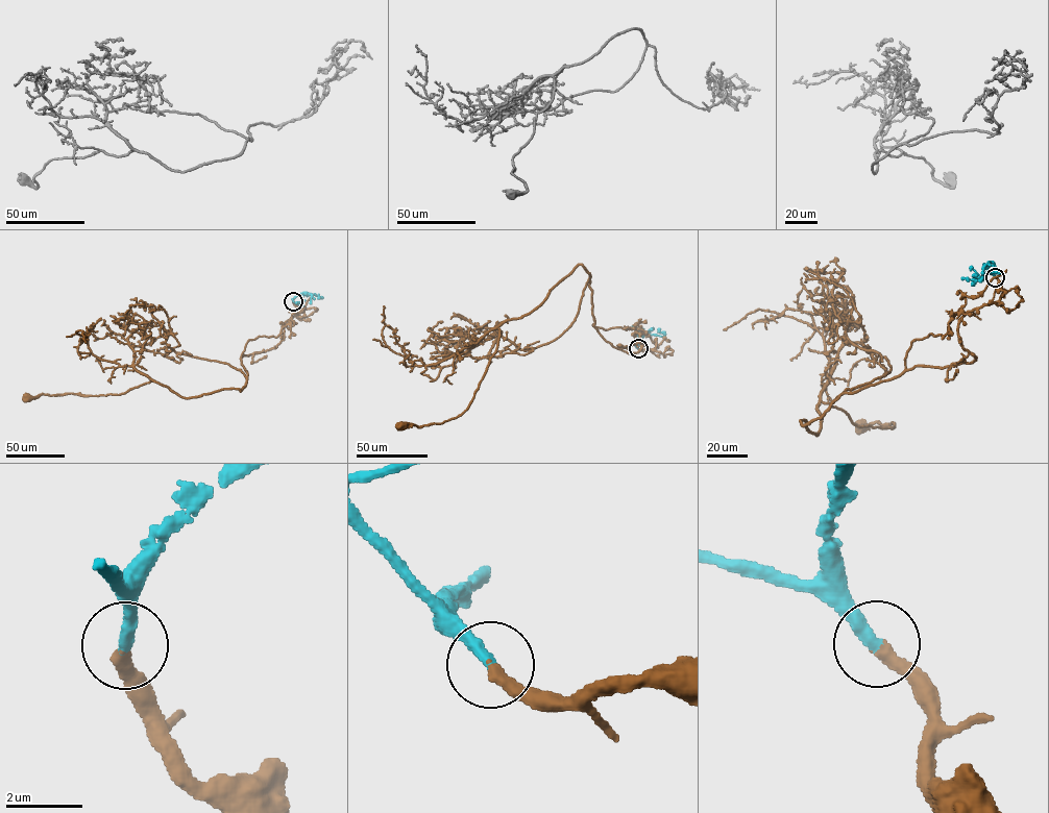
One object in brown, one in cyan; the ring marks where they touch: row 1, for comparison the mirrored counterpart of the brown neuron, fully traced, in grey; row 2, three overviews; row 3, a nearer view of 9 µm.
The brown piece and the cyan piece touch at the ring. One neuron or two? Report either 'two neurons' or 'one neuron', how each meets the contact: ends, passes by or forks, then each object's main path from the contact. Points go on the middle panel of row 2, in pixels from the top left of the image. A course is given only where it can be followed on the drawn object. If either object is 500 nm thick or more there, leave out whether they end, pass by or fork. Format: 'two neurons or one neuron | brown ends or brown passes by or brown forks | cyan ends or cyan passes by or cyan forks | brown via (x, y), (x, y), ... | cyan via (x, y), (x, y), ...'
one neuron | brown ends | cyan ends | brown via (638, 349), (651, 350), (639, 334), (628, 353), (598, 331), (578, 265), (498, 326), (461, 415), (401, 426) | cyan via (638, 349), (643, 336), (663, 337), (658, 328)

